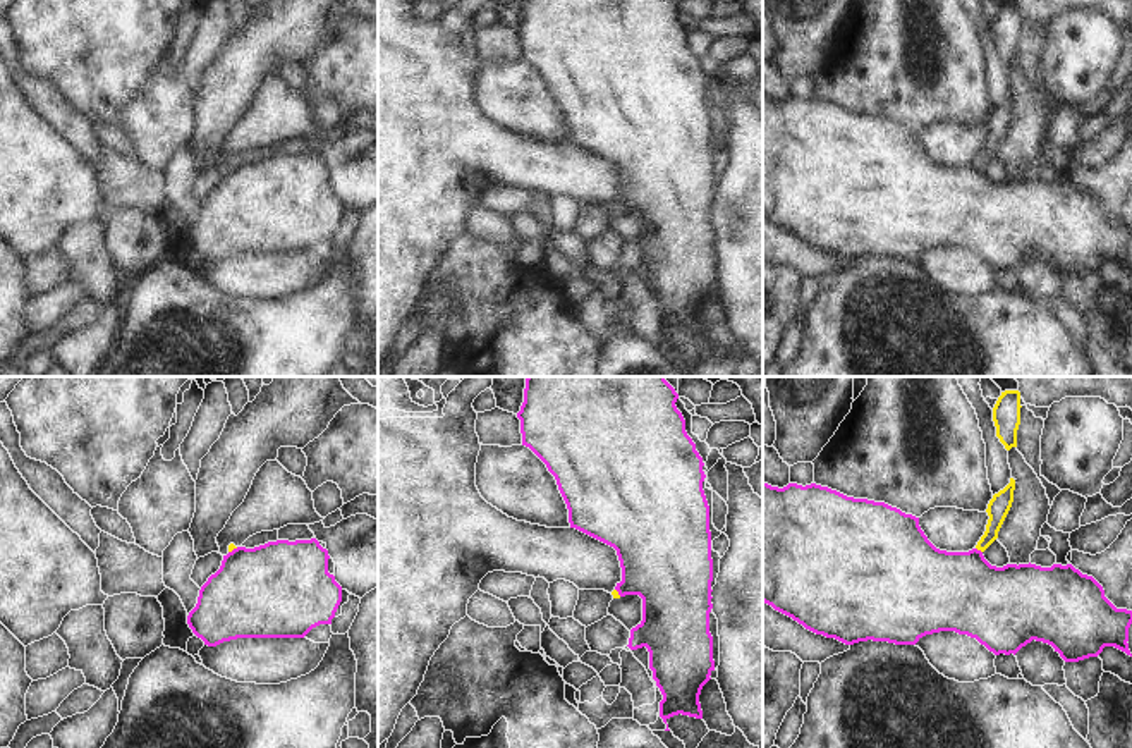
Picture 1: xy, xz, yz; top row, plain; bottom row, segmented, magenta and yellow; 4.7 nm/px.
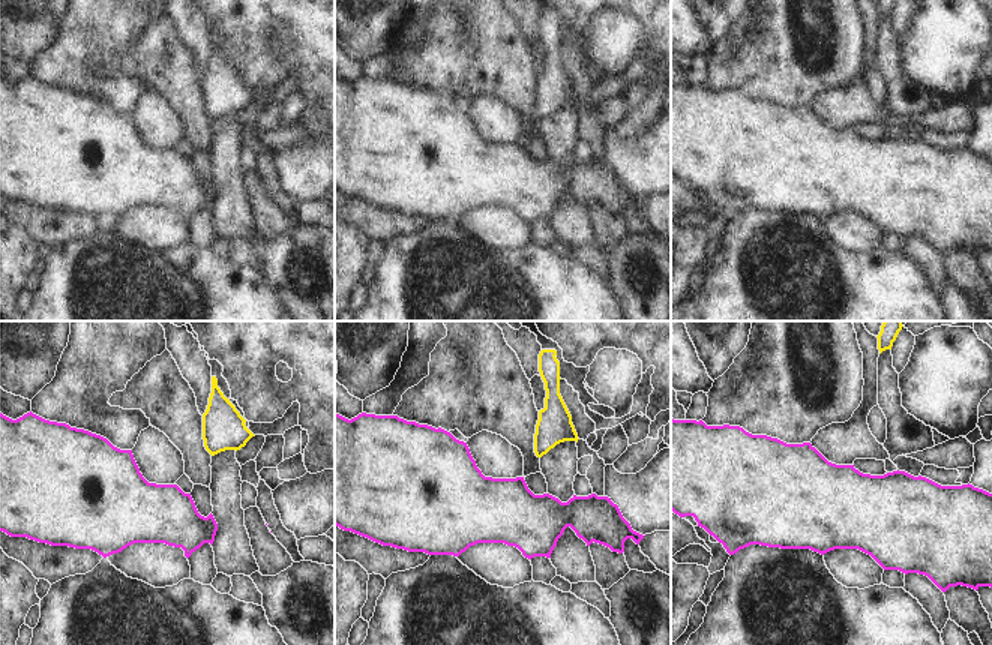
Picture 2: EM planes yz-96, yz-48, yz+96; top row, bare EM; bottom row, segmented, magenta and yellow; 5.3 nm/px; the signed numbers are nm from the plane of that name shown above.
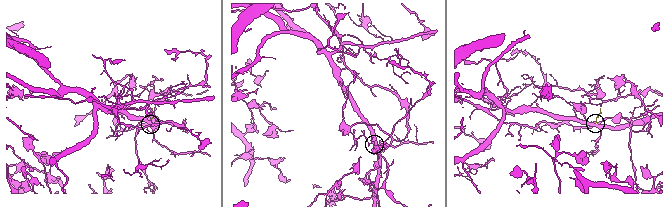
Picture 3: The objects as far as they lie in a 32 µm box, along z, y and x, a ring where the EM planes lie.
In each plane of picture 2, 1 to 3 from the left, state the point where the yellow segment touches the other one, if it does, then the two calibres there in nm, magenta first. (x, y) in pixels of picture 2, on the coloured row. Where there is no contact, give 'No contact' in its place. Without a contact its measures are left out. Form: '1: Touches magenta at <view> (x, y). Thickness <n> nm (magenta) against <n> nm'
1: No contact
2: No contact
3: No contact.

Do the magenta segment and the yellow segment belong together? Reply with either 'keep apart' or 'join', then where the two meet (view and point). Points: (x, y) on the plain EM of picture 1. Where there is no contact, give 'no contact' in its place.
keep apart | yz (979, 165)

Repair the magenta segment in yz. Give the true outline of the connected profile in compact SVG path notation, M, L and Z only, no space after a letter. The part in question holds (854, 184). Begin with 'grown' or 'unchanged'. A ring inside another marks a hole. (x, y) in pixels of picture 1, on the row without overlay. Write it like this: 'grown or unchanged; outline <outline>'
unchanged; outline M763 98L763 217L806 244L845 260L867 254L916 260L926 249L955 246L976 253L995 270L1015 270L1036 254L1051 260L1065 277L1098 272L1105 261L1132 272L1127 258L1132 225L1117 224L1105 212L1103 201L1072 179L996 182L977 163L940 165L921 144L919 132L885 117L847 112L816 98L788 98L783 103Z

